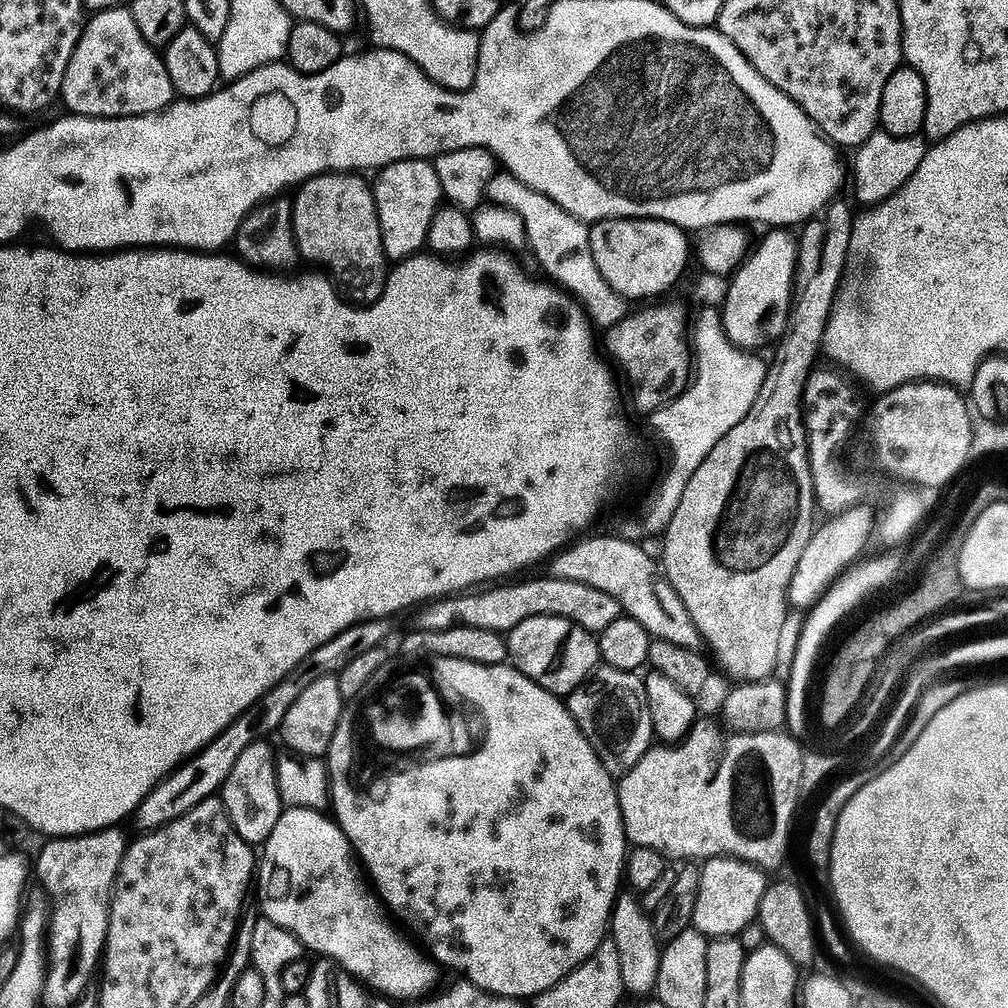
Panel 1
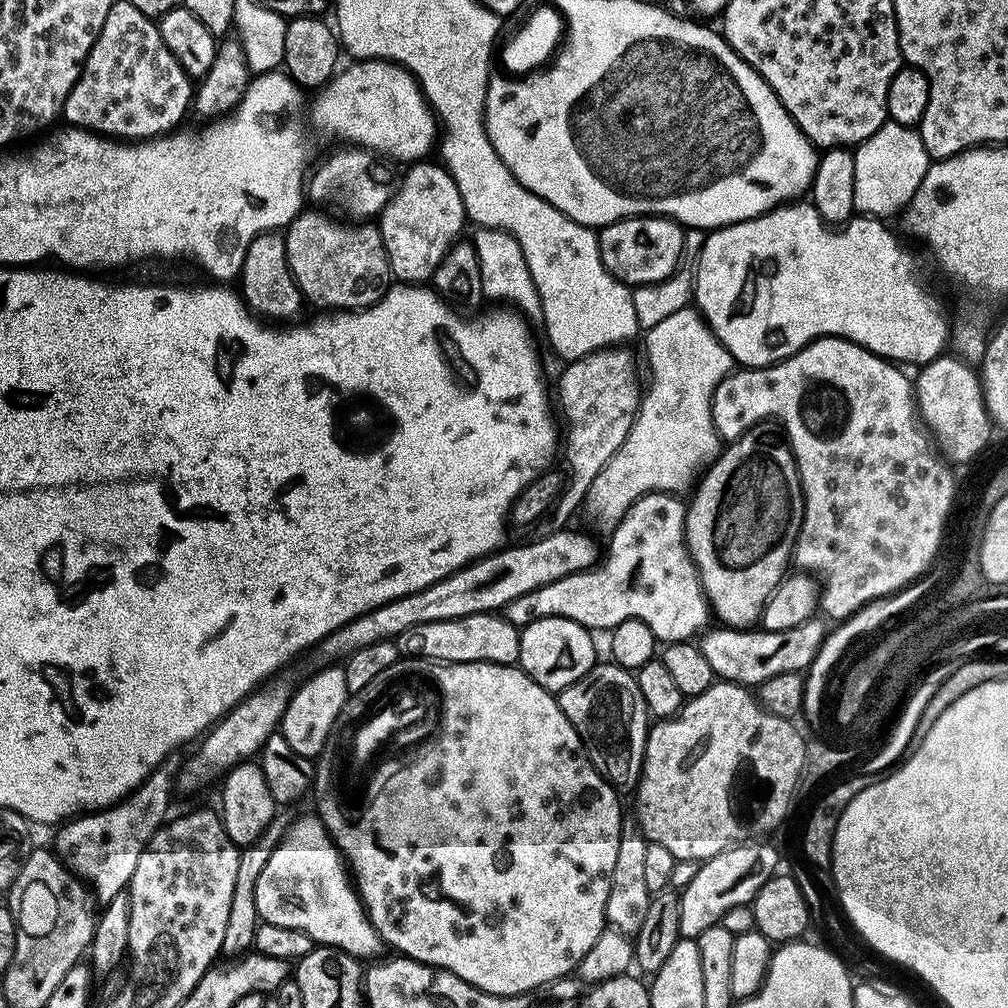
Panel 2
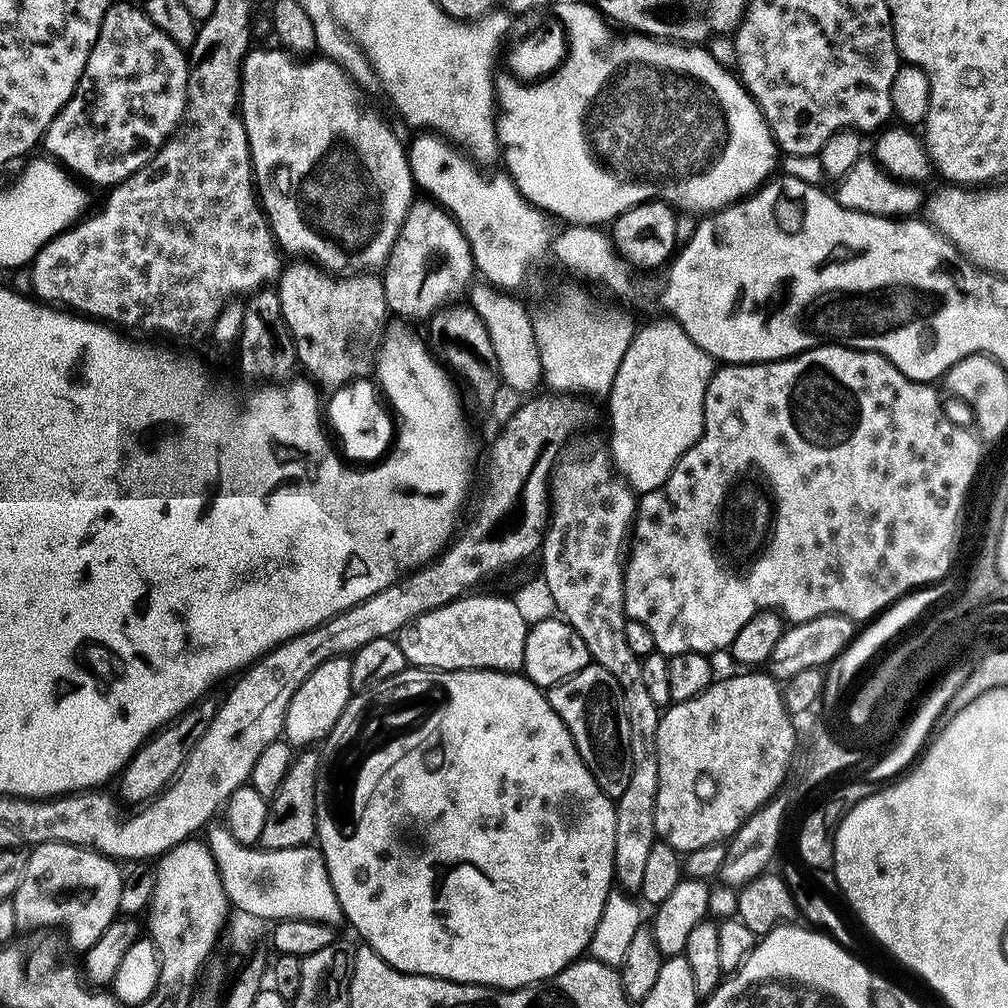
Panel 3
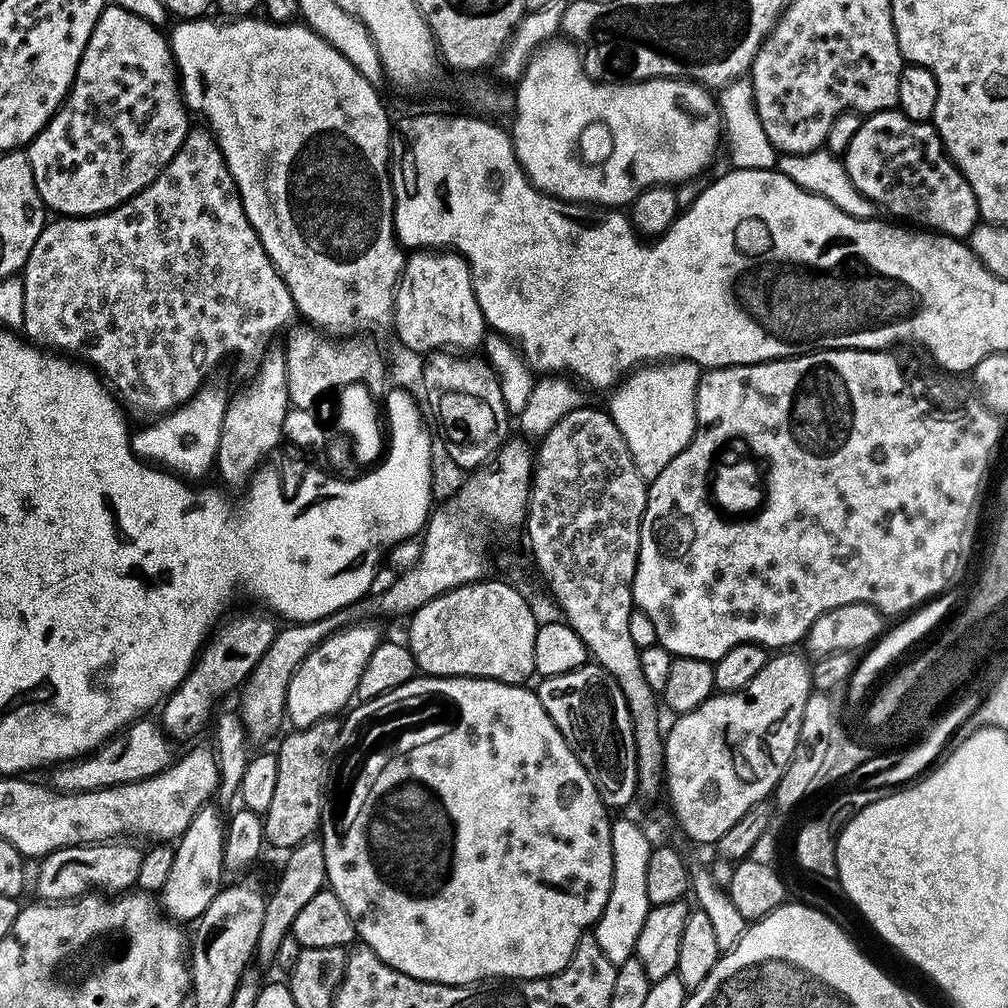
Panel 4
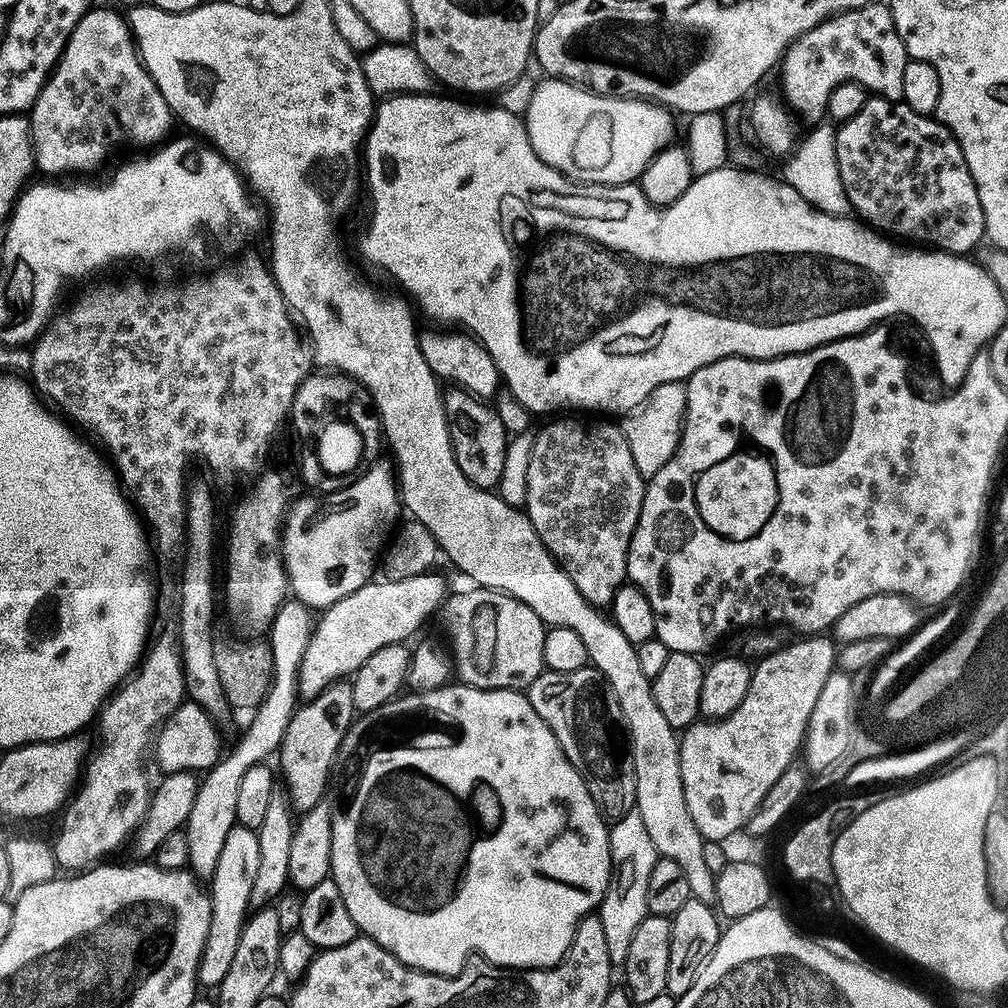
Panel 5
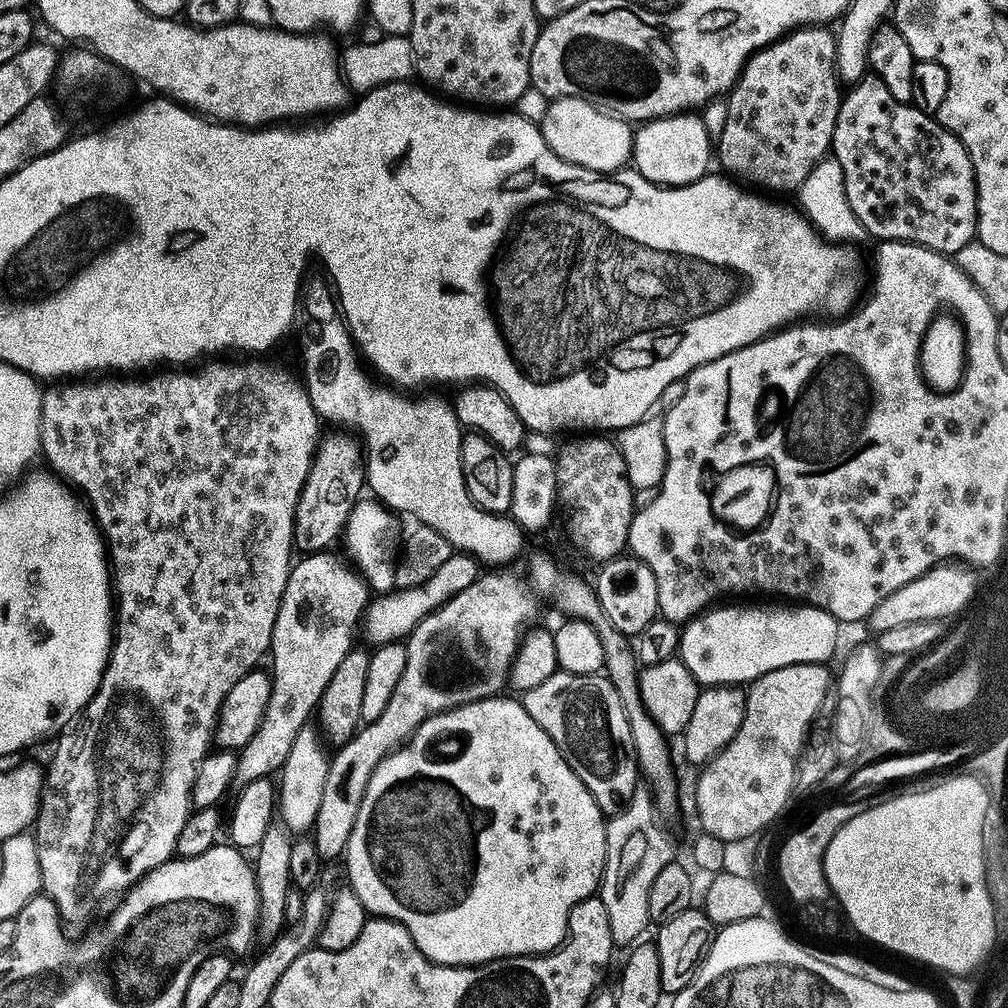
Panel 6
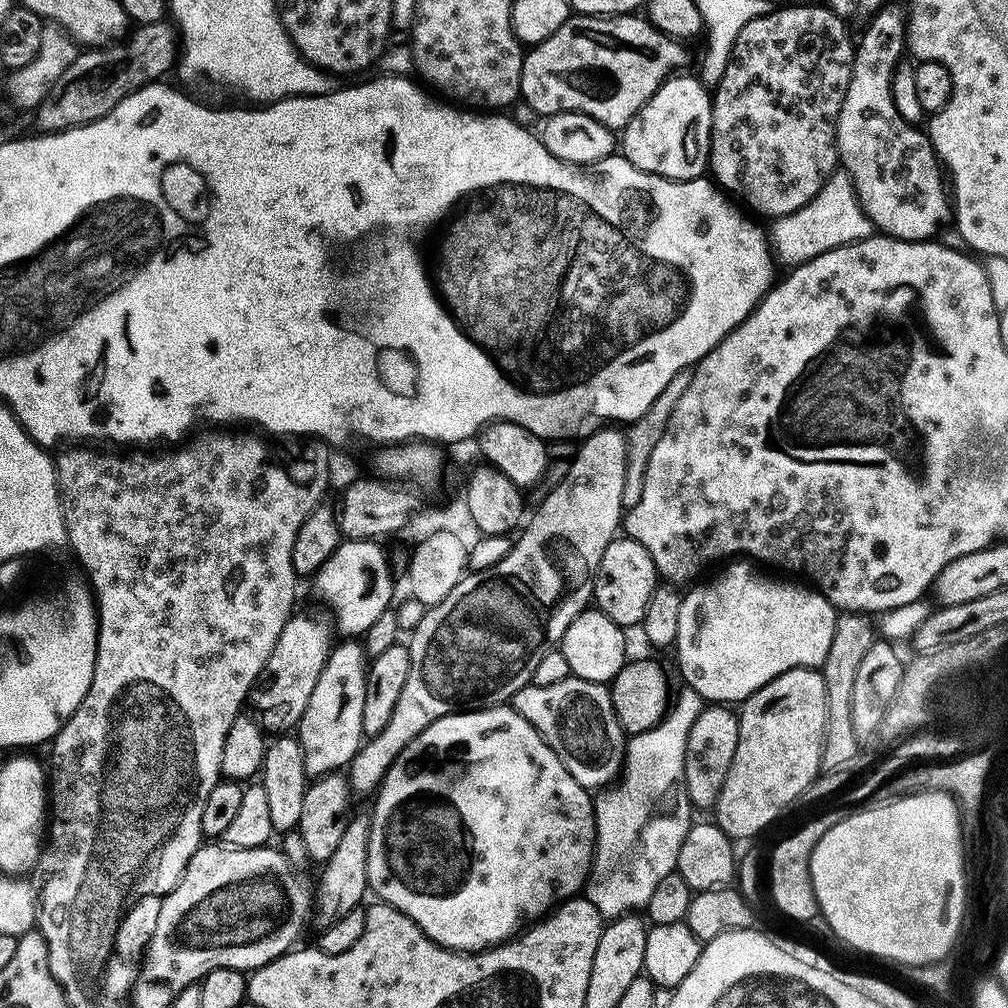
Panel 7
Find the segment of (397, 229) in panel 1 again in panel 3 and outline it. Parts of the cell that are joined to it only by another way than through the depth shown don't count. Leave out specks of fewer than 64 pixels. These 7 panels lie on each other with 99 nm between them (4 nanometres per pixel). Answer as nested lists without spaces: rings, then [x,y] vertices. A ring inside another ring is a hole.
[[[417,199],[382,272],[389,313],[397,312],[404,322],[431,321],[443,308],[465,299],[476,275],[472,247],[456,219],[431,199]]]

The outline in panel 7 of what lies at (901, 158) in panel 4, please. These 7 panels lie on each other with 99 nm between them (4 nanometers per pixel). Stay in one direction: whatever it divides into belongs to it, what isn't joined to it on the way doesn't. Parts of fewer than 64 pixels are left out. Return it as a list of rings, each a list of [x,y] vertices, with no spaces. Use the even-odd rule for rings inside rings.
[[[888,2],[871,17],[871,20],[864,37],[861,40],[859,37],[856,44],[854,74],[850,90],[846,94],[846,102],[842,102],[842,114],[836,127],[840,163],[843,171],[847,172],[854,182],[860,205],[863,206],[865,214],[872,219],[875,229],[894,240],[909,240],[911,244],[932,242],[941,235],[945,227],[943,224],[953,219],[954,200],[946,183],[946,169],[940,163],[940,155],[932,145],[927,131],[906,122],[906,118],[898,114],[898,106],[892,93],[896,70],[906,56],[908,17],[905,9],[902,10],[898,5]]]

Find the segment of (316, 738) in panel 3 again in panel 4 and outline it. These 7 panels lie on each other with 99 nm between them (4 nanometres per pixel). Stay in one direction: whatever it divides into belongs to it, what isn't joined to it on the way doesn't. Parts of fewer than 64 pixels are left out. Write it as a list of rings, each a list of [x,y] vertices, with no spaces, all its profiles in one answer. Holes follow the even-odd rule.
[[[360,623],[341,628],[326,642],[319,644],[302,662],[298,674],[294,674],[286,713],[287,723],[292,724],[293,729],[309,728],[319,720],[339,717],[356,700],[358,682],[362,682],[362,674],[366,666],[370,666],[370,658],[374,658],[382,643],[380,632],[374,625]]]

